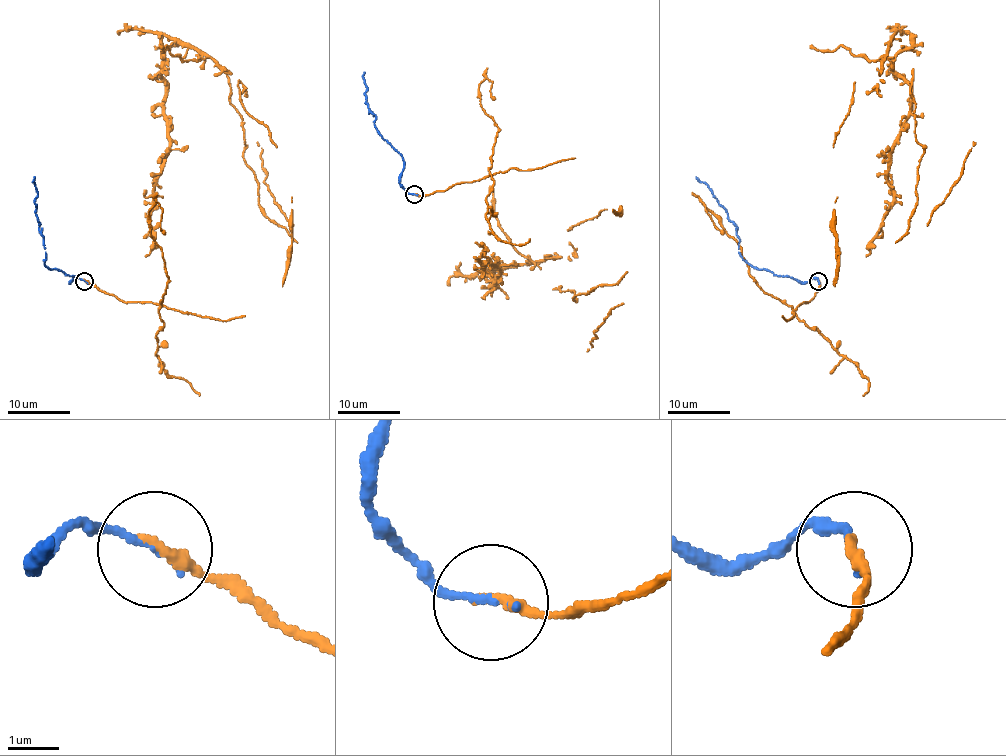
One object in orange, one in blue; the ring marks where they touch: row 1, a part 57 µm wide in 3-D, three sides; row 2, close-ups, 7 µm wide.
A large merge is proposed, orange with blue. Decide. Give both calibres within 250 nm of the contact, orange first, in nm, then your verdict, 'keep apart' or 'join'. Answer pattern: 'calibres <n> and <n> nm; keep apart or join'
calibres 240 and 110 nm; join

